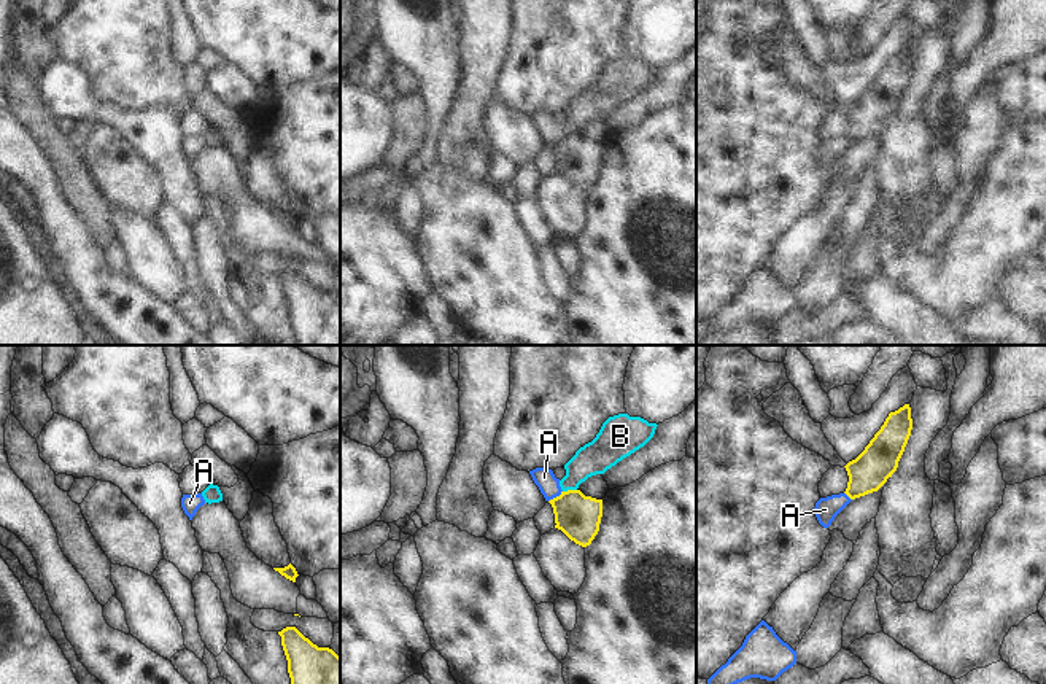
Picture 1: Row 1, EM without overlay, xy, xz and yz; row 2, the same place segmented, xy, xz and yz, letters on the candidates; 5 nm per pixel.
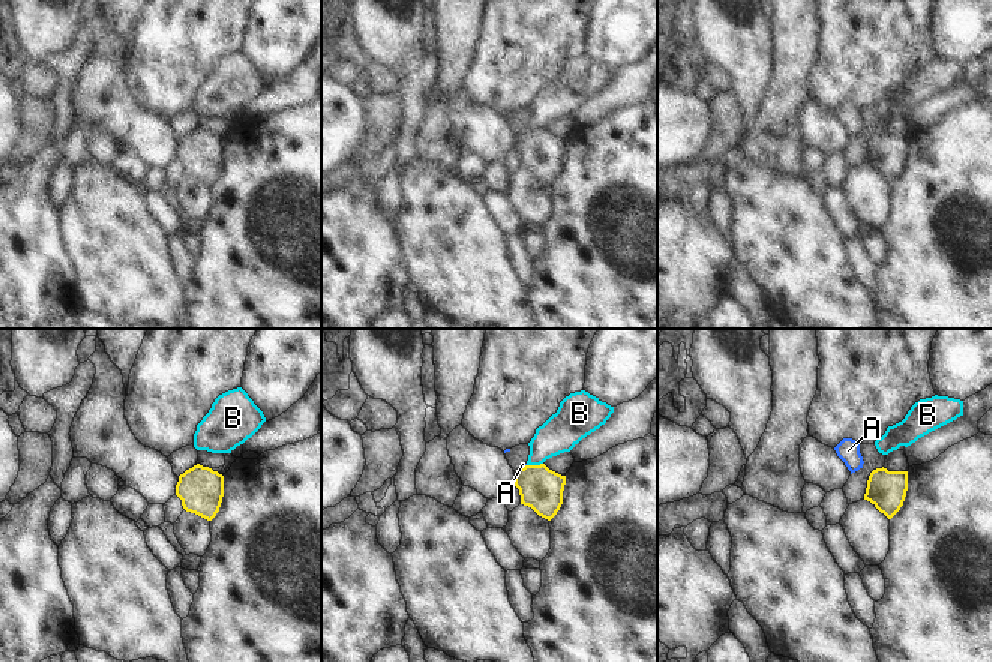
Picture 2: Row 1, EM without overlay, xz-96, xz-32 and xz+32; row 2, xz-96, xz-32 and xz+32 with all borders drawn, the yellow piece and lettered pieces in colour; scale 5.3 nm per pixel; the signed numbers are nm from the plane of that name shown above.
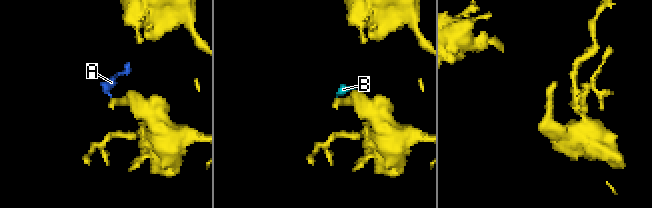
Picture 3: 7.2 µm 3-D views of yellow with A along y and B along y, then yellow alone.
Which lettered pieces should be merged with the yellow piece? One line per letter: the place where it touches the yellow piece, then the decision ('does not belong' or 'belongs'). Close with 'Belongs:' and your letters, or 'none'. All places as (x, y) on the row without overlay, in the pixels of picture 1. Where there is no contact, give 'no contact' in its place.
A: contact xz (557, 140); does not belong
B: contact xz (569, 134); does not belong
Belongs: none

